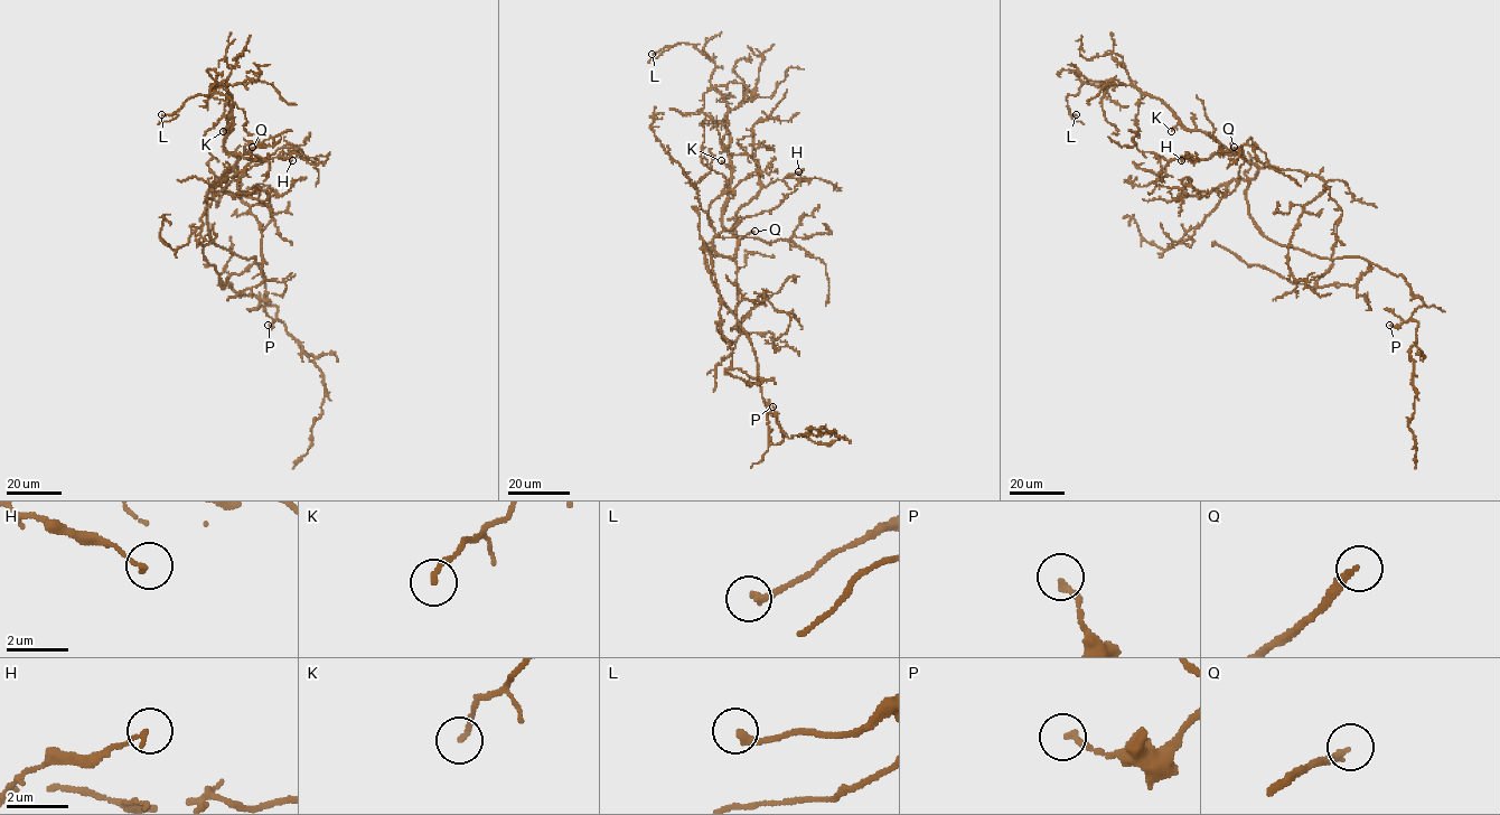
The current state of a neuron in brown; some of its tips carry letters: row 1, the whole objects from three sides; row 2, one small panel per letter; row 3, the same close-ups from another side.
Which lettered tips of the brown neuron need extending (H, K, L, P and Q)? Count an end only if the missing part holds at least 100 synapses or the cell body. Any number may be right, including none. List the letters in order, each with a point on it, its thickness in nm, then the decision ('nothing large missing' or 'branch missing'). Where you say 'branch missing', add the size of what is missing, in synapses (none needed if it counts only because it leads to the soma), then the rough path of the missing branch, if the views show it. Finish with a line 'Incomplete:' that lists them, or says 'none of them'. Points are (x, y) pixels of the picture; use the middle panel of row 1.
H: place (798, 171); calibre 140 nm; nothing large missing
K: place (721, 160); calibre 140 nm; nothing large missing
L: place (652, 54); calibre 200 nm; nothing large missing
P: place (772, 406); calibre 200 nm; nothing large missing
Q: place (755, 231); calibre 220 nm; branch missing; course (755, 231), (783, 205), (787, 188), (768, 166), (709, 130), (664, 81), (636, 34)
Incomplete: Q

